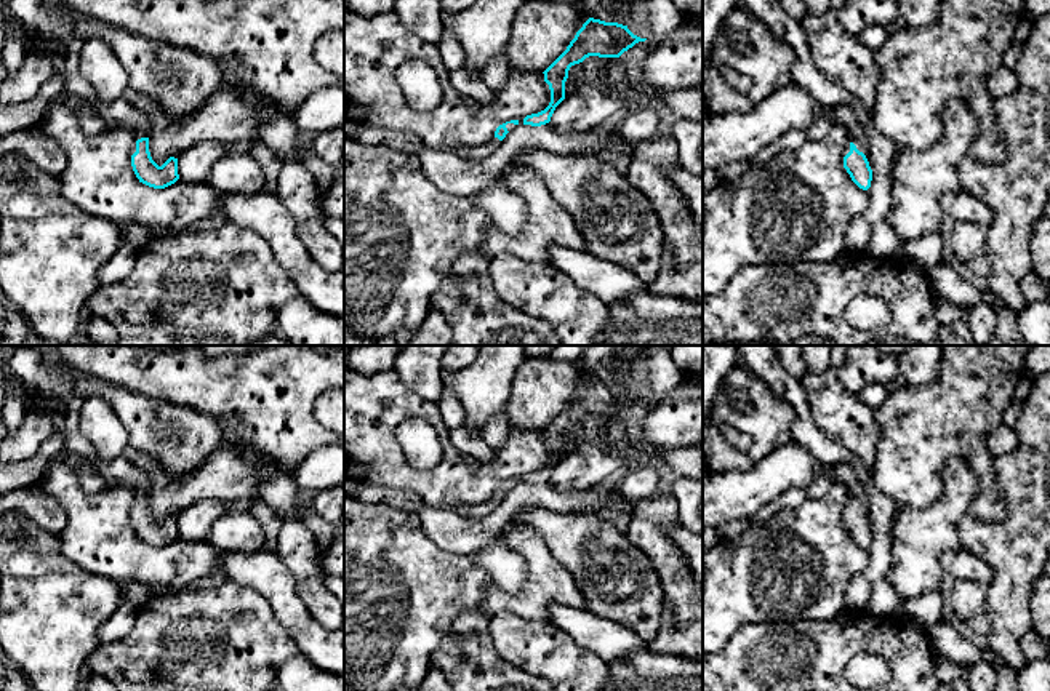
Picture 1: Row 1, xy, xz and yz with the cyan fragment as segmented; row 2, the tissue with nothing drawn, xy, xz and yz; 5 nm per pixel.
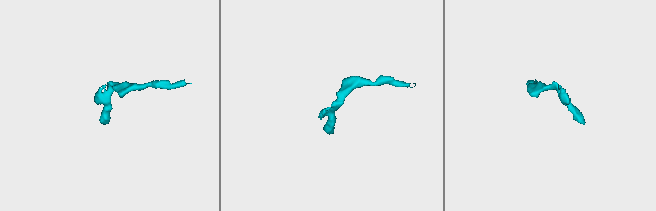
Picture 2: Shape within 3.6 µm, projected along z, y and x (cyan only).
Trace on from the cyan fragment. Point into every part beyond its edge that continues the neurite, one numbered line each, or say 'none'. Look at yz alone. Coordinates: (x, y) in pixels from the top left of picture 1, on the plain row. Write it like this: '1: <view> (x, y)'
1: yz (842, 472)

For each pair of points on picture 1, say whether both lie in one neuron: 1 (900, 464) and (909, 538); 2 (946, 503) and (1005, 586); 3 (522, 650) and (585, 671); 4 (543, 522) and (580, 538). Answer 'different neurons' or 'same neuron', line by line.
1: different neurons
2: different neurons
3: same neuron
4: same neuron

